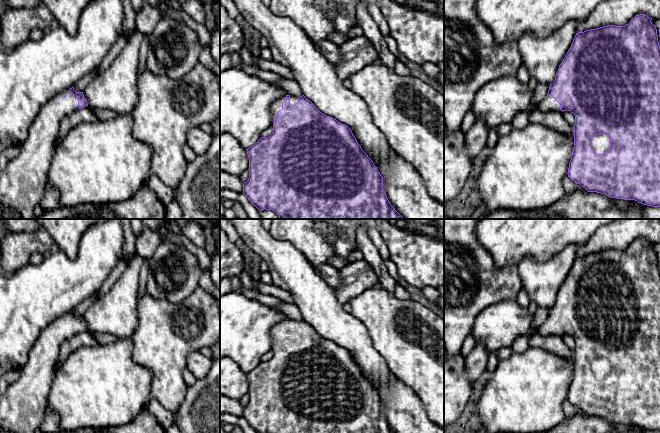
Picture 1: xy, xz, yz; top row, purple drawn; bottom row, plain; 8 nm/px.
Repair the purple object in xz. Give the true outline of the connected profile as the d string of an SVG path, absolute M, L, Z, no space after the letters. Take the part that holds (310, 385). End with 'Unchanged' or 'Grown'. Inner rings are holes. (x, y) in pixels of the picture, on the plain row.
M286 319L271 328L273 339L273 356L268 361L261 361L249 371L249 402L243 407L243 418L257 433L395 433L389 426L383 413L383 401L373 385L362 374L351 353L336 343L321 337L304 319L298 321Z. Grown

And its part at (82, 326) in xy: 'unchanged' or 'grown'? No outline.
grown

